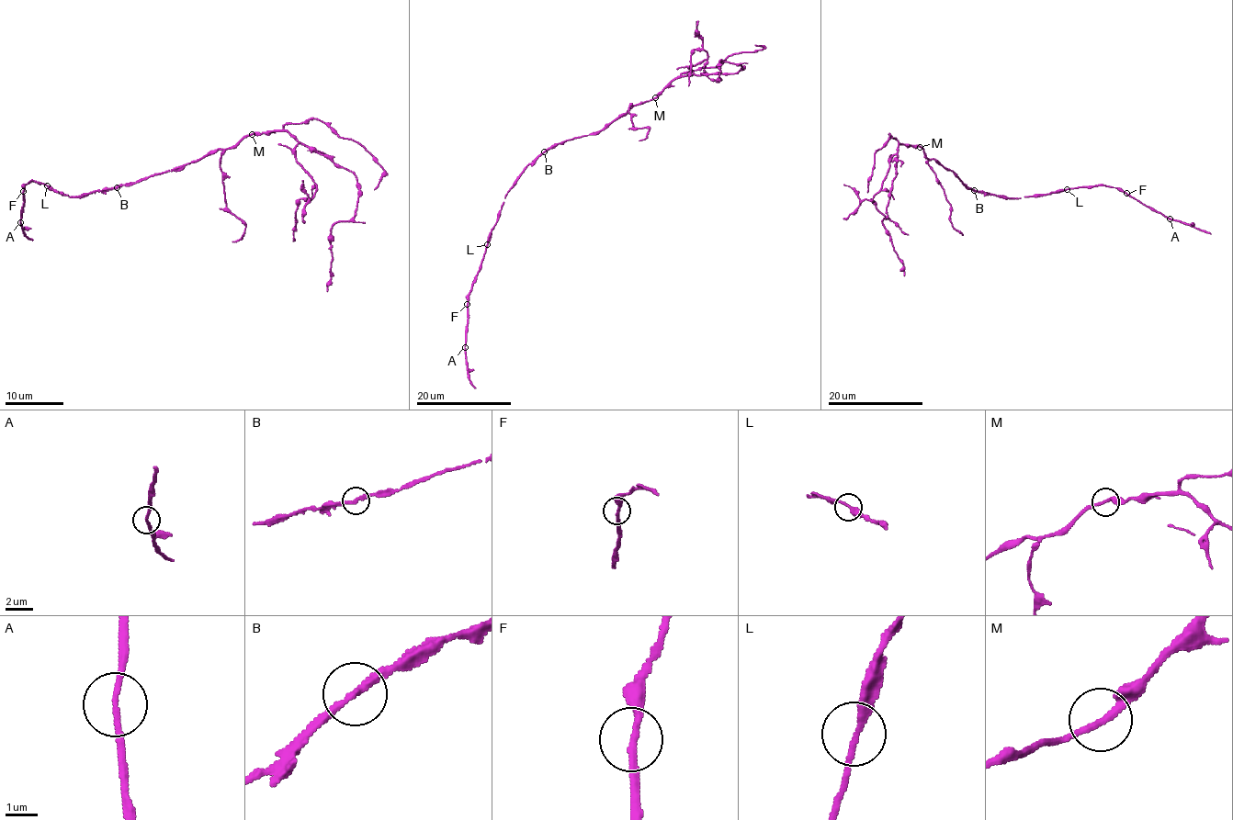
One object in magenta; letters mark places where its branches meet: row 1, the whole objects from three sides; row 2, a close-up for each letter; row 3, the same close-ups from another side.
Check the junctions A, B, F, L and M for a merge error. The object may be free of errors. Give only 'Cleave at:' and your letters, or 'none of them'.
Cleave at: none of them

